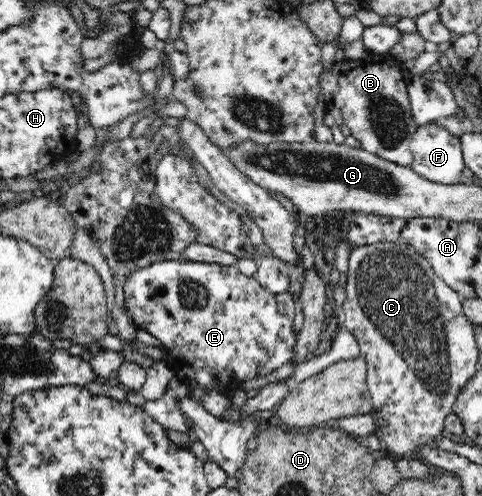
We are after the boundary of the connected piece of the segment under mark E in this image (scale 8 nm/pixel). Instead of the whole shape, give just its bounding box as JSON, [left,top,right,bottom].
[122,260,298,396]

